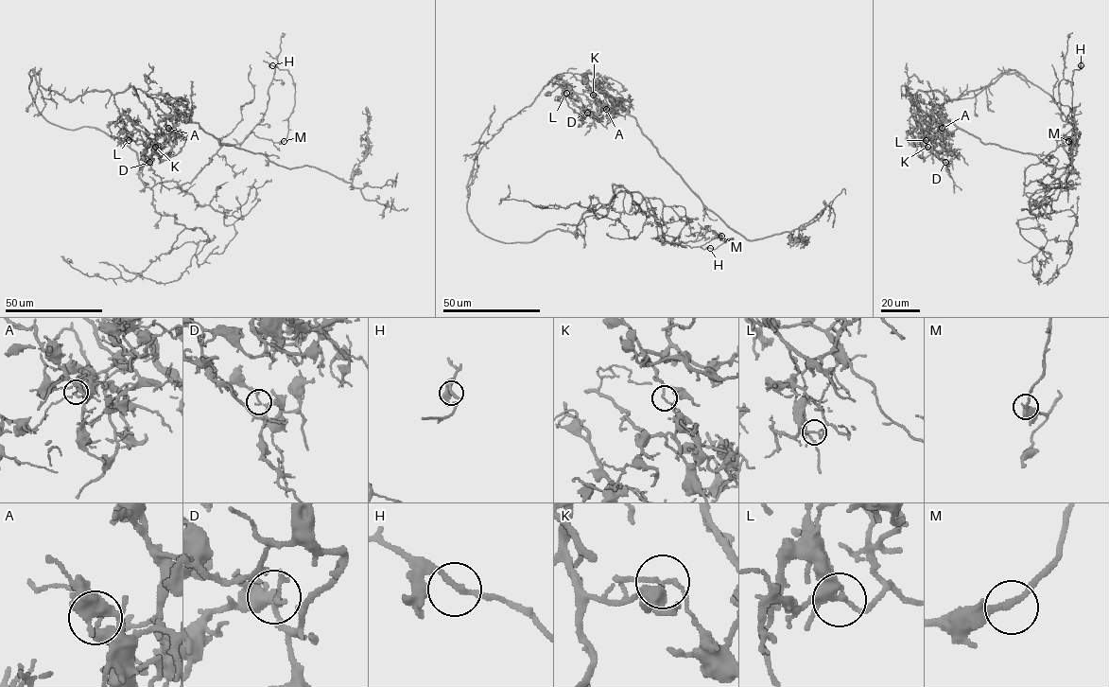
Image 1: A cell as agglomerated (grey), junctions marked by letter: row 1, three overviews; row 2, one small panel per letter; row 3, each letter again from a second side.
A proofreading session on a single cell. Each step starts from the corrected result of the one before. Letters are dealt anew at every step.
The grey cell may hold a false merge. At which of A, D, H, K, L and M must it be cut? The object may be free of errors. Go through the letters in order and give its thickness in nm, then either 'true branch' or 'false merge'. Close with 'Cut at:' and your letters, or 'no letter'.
A: 160 nm thick; true branch
D: 200 nm thick; true branch
H: 190 nm thick; true branch
K: 140 nm thick; false merge
L: 180 nm thick; true branch
M: 220 nm thick; true branch
Cut at: K

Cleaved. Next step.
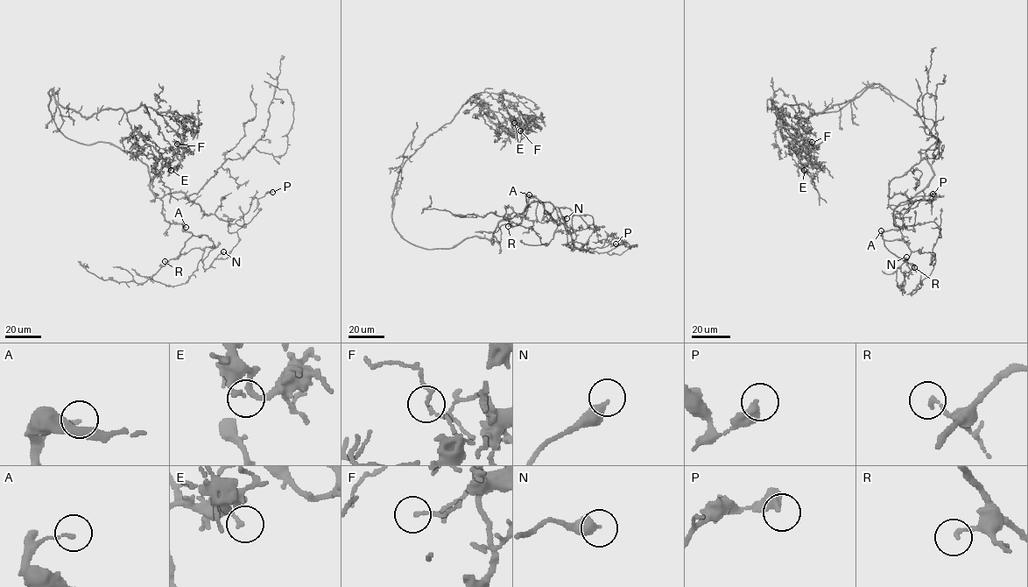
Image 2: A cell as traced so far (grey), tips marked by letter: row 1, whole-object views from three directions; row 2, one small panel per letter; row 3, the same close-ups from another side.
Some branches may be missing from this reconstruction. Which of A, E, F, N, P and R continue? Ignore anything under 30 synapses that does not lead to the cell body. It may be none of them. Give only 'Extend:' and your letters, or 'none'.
Extend: none

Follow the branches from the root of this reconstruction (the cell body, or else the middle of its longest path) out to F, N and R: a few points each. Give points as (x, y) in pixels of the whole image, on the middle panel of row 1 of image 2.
F: (447, 248), (414, 245), (394, 226), (403, 165), (476, 93), (507, 100), (524, 124), (520, 130)
N: (447, 248), (475, 236), (493, 243), (505, 206), (524, 216), (525, 195), (556, 222), (548, 219), (566, 218)
R: (447, 248), (475, 236), (493, 243), (505, 206), (524, 216), (525, 195), (535, 196), (522, 220), (508, 226)

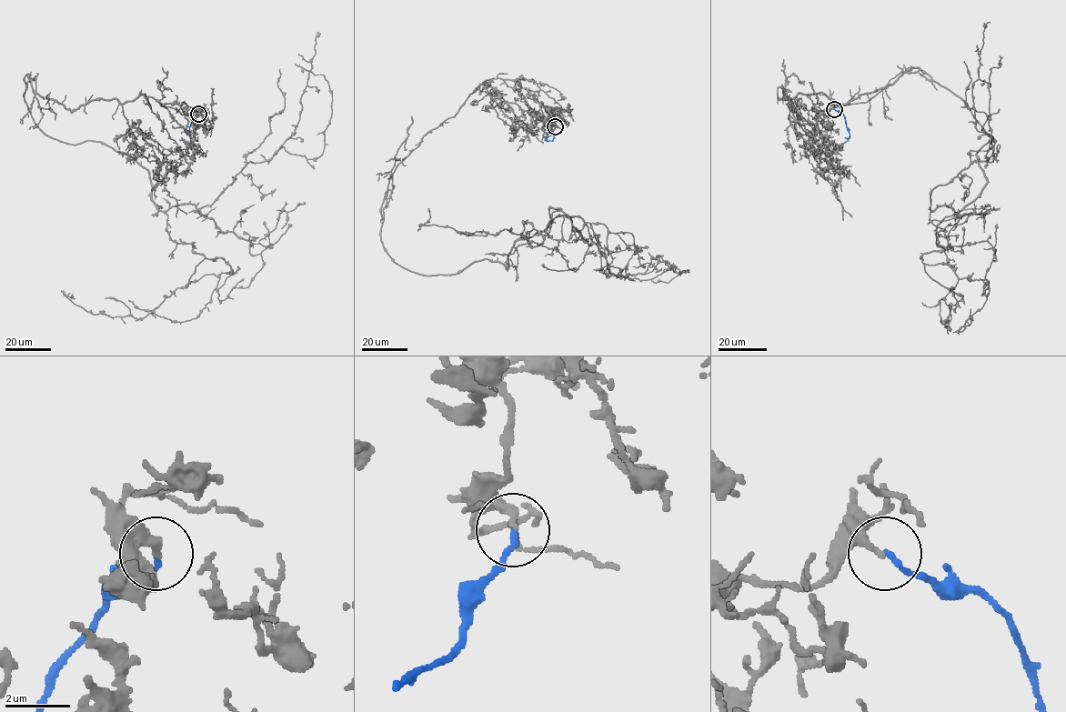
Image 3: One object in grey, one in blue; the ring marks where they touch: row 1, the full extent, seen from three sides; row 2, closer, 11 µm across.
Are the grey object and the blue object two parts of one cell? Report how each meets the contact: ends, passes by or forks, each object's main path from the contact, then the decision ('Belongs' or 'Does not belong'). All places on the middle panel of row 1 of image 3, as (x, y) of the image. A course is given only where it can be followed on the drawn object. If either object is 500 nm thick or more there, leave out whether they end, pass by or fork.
At the ring grey ends. At the ring blue ends. Course of grey: (556, 126), (486, 80), (393, 174), (384, 249), (507, 268), (578, 216), (615, 275), (688, 271), (651, 281). Course of blue: (555, 126), (547, 141), (552, 140), (553, 136). Does not belong

